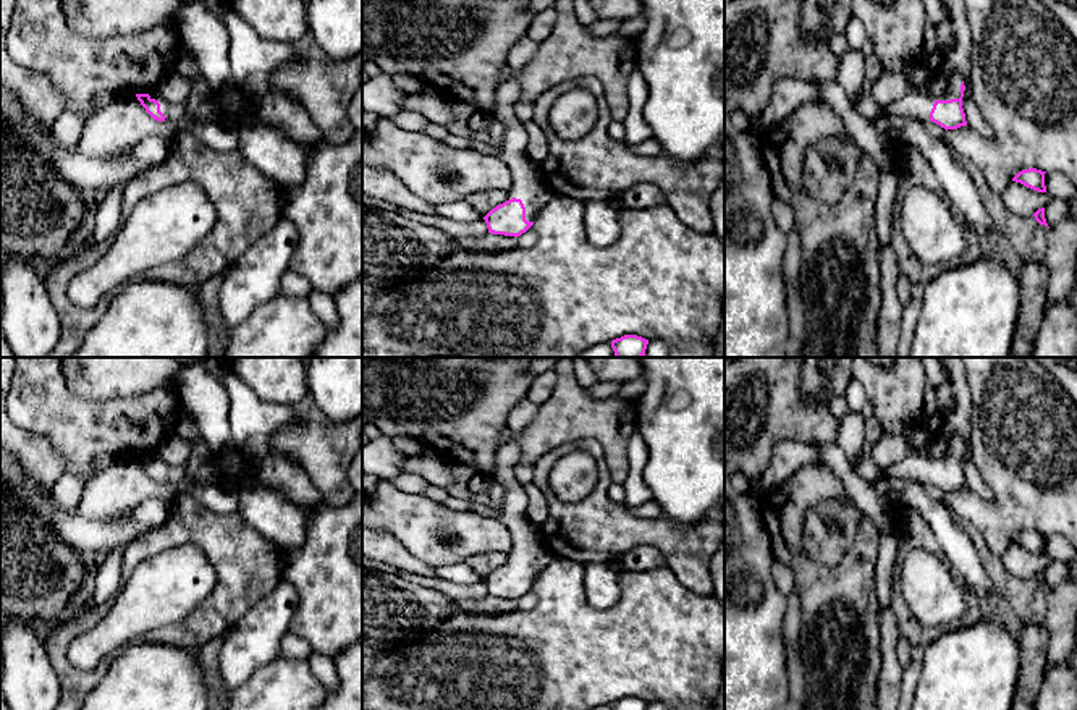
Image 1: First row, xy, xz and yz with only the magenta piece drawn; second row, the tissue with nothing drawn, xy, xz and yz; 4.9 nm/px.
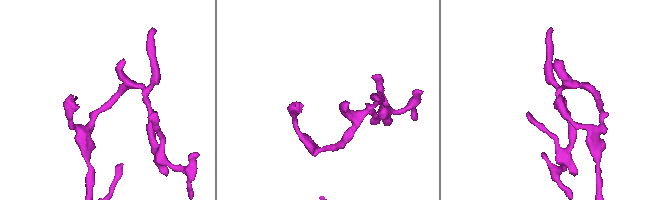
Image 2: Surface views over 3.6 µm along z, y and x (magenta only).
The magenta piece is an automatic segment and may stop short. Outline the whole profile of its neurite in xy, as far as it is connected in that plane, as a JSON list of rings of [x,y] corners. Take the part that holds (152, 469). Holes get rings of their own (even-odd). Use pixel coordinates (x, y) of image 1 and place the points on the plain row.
[[[158,454],[136,456],[136,459],[146,474],[157,484],[178,484],[188,479],[186,463],[175,466],[162,459]]]

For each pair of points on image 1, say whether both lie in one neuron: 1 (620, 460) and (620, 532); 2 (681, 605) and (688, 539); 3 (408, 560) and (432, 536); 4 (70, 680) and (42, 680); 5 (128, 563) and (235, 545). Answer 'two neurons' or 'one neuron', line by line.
1: two neurons
2: two neurons
3: two neurons
4: two neurons
5: one neuron

